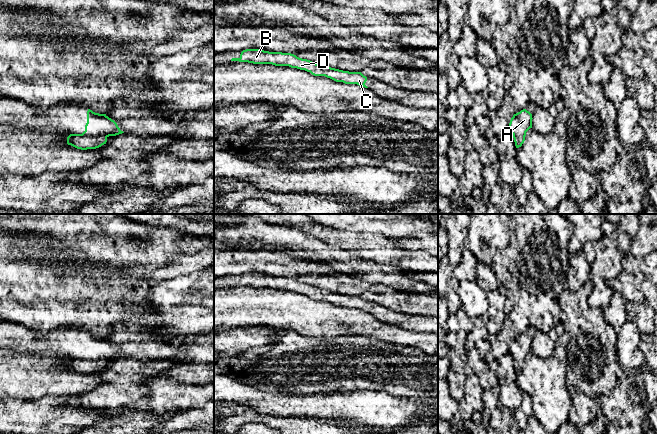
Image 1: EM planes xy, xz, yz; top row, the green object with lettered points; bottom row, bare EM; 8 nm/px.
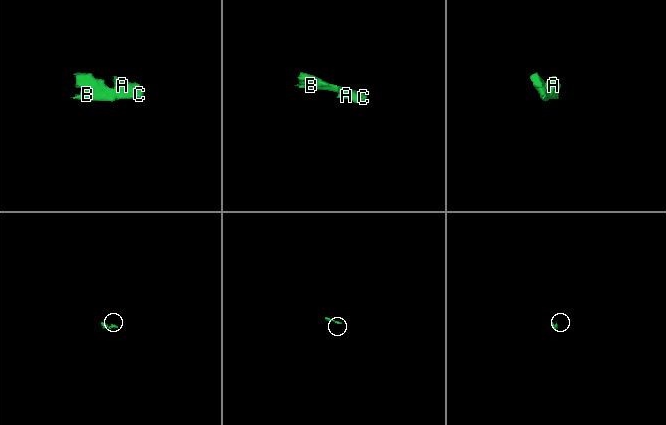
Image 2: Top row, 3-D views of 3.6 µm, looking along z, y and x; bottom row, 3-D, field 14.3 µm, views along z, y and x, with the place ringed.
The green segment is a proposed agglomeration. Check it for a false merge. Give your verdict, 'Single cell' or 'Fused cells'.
Single cell

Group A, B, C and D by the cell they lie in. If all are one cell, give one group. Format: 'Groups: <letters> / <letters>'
Groups: A B C D

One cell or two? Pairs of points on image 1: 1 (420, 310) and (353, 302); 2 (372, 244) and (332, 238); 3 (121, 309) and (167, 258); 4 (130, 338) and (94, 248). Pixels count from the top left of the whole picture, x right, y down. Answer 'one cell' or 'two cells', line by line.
1: two cells
2: one cell
3: one cell
4: two cells

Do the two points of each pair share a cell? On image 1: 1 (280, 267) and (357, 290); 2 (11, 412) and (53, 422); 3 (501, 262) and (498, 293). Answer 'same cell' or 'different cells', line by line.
1: same cell
2: same cell
3: different cells

